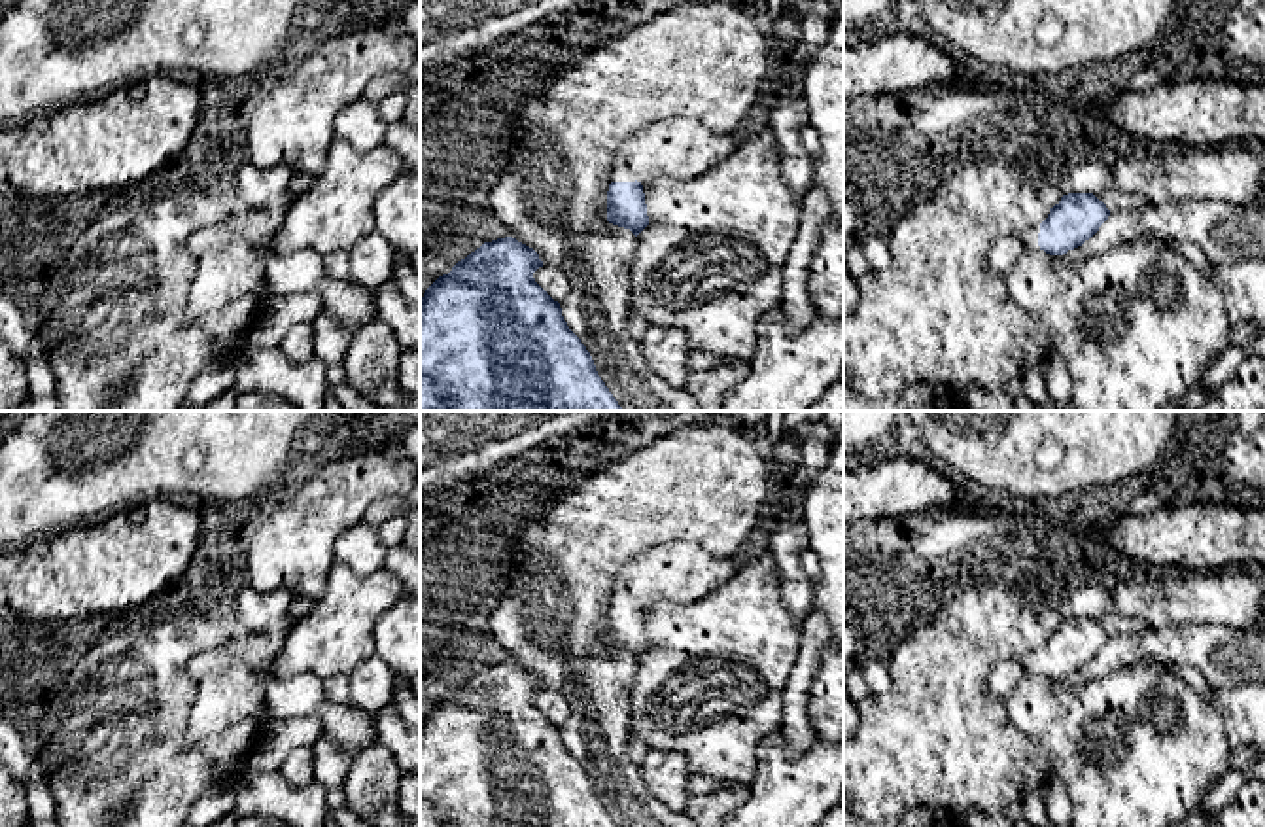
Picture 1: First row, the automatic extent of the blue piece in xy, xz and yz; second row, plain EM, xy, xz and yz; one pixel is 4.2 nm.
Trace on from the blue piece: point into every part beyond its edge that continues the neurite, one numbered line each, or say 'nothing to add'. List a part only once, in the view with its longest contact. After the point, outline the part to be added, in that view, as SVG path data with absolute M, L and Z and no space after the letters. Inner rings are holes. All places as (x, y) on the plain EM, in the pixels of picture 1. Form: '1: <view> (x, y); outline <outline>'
1: xz (679, 572); outline M690 541L656 545L618 573L611 606L694 604L722 589L741 560L739 554L715 554Z

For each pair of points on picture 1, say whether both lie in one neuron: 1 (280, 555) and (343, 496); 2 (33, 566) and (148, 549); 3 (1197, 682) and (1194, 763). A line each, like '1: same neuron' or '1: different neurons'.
1: same neuron
2: same neuron
3: different neurons

